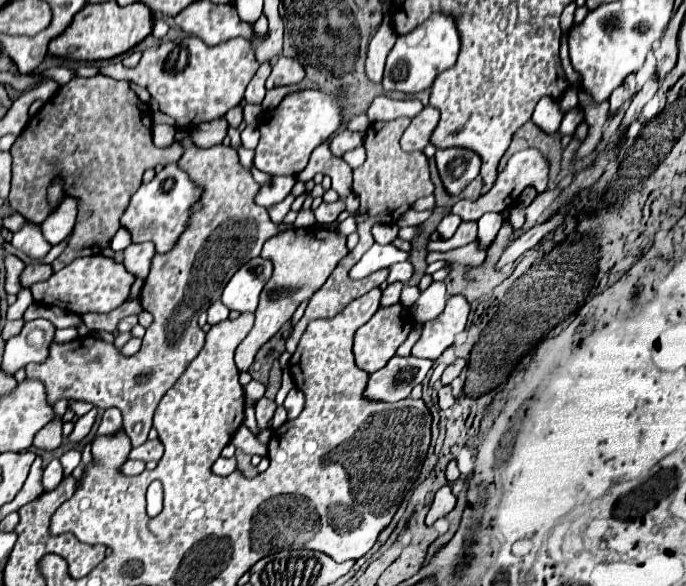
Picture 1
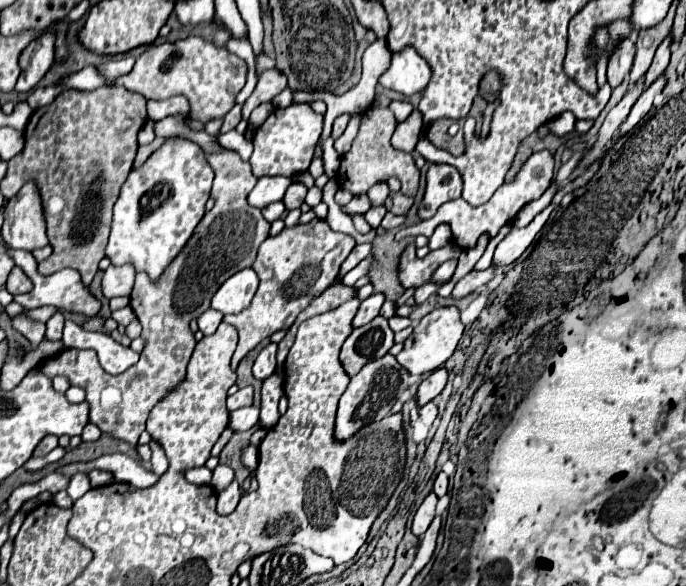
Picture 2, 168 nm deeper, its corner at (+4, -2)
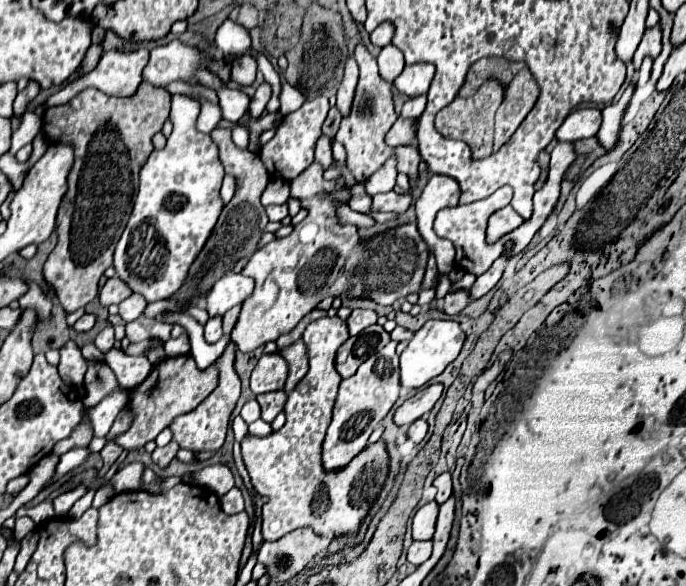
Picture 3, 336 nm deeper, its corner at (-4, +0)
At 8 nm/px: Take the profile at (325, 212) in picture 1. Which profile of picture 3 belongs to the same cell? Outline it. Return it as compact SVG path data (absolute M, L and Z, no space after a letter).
M394 190L386 194L376 194L372 198L372 210L376 212L406 212L412 198L410 194L396 194Z

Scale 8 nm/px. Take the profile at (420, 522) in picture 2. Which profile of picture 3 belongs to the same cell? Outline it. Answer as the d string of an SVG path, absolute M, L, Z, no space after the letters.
M428 502L424 504L412 520L412 540L432 540L434 536L434 526L436 526L436 516L438 516L438 504Z

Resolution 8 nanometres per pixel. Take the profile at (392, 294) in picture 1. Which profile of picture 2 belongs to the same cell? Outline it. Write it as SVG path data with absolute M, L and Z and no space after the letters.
M374 292L370 298L366 298L358 308L358 314L354 318L354 326L362 326L362 324L370 322L374 316L378 316L382 304L384 304L384 294L382 292Z

